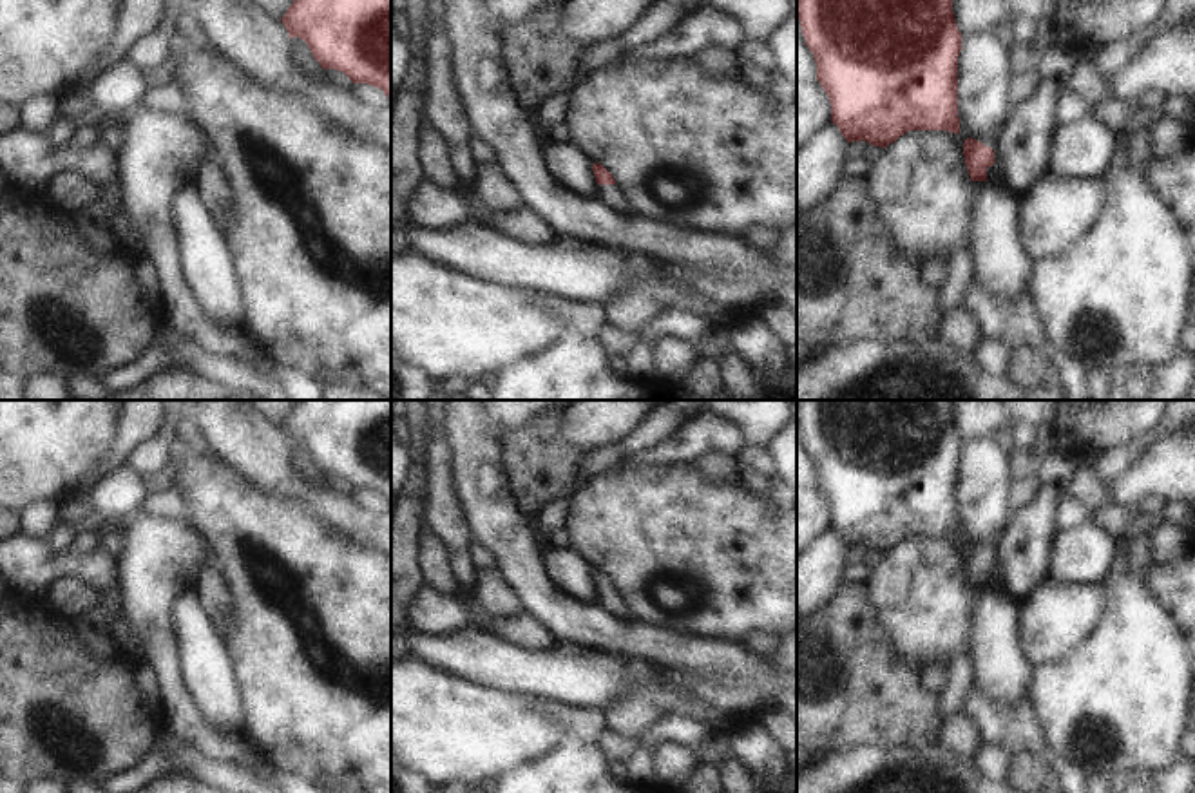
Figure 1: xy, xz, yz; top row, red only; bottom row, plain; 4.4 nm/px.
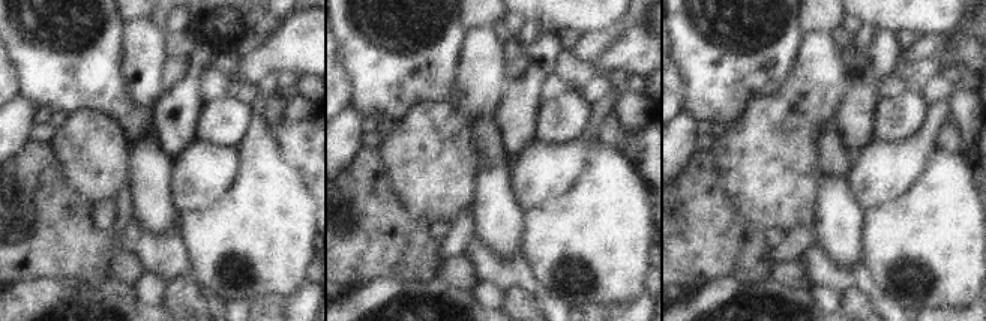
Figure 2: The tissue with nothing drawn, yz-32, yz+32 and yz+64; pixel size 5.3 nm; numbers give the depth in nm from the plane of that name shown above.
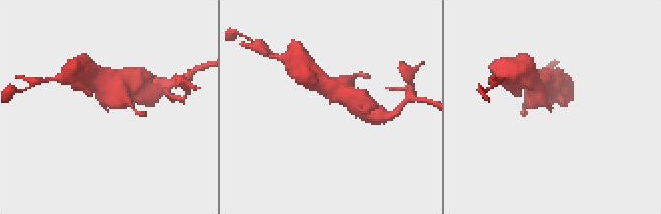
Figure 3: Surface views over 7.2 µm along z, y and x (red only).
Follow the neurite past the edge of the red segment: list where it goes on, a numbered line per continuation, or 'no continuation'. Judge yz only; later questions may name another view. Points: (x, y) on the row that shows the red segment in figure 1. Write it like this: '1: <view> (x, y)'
1: yz (994, 174)

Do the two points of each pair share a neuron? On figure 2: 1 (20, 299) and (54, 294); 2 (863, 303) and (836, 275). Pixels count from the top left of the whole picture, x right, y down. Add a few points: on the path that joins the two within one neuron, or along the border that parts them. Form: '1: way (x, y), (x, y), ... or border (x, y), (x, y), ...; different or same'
1: way (29, 299), (45, 299); same
2: border (841, 294), (850, 288), (860, 288), (877, 305); different

